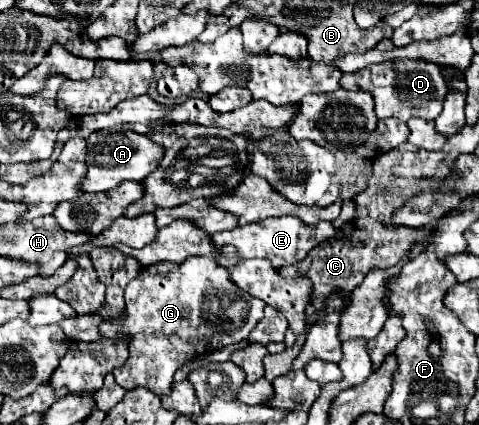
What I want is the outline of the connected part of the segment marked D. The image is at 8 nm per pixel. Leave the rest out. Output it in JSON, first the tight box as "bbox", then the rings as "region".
{"bbox":[340,59,448,121],"region":[[[422,59],[384,61],[380,65],[368,65],[356,73],[344,73],[340,79],[340,85],[350,91],[370,93],[376,103],[374,113],[378,119],[396,117],[402,121],[408,121],[410,117],[420,117],[428,121],[436,119],[436,115],[440,115],[444,95],[448,93],[440,67]]]}

